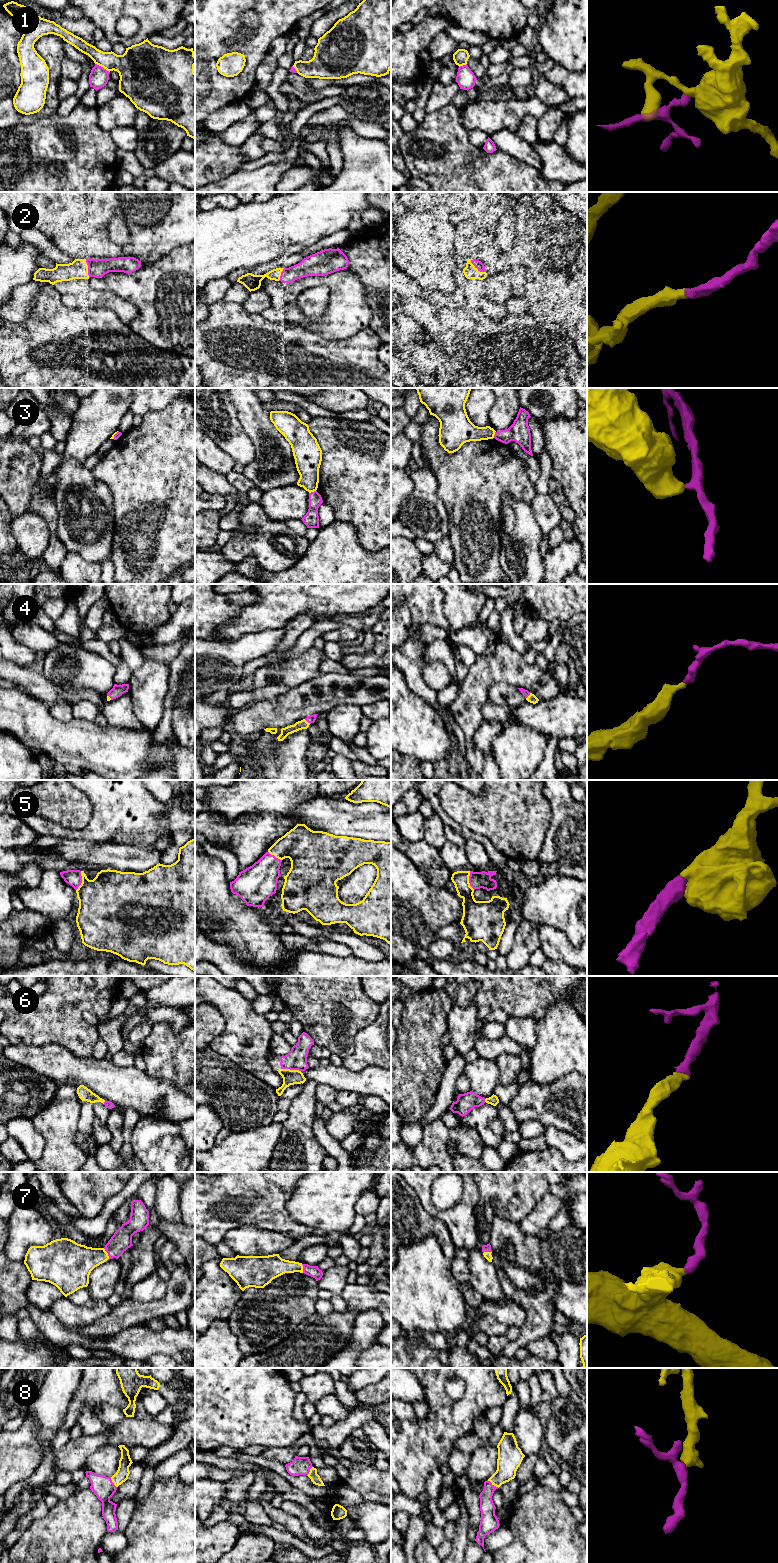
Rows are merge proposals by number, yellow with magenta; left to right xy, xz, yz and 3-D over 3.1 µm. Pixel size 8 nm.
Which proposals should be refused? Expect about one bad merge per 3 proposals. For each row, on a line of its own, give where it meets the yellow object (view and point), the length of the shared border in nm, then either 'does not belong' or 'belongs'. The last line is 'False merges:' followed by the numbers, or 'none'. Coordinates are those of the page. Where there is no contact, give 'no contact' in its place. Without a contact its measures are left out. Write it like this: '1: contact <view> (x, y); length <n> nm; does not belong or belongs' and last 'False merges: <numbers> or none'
1: contact xy (102, 66); length 140 nm; belongs
2: contact yz (476, 268); length 160 nm; belongs
3: contact xz (312, 491); length 60 nm; does not belong
4: contact xz (306, 721); length 70 nm; belongs
5: contact xy (82, 881); length 170 nm; belongs
6: contact xz (291, 1070); length 160 nm; belongs
7: contact yz (487, 1252); length 80 nm; belongs
8: contact yz (493, 1484); length 110 nm; belongs
False merges: 3

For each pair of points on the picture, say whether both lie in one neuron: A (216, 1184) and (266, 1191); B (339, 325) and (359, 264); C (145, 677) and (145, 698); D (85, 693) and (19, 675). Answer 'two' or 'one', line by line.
A: one
B: two
C: one
D: one

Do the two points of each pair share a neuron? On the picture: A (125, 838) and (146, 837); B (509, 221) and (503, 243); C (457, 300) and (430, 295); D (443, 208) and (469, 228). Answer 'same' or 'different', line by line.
A: same
B: same
C: same
D: same

